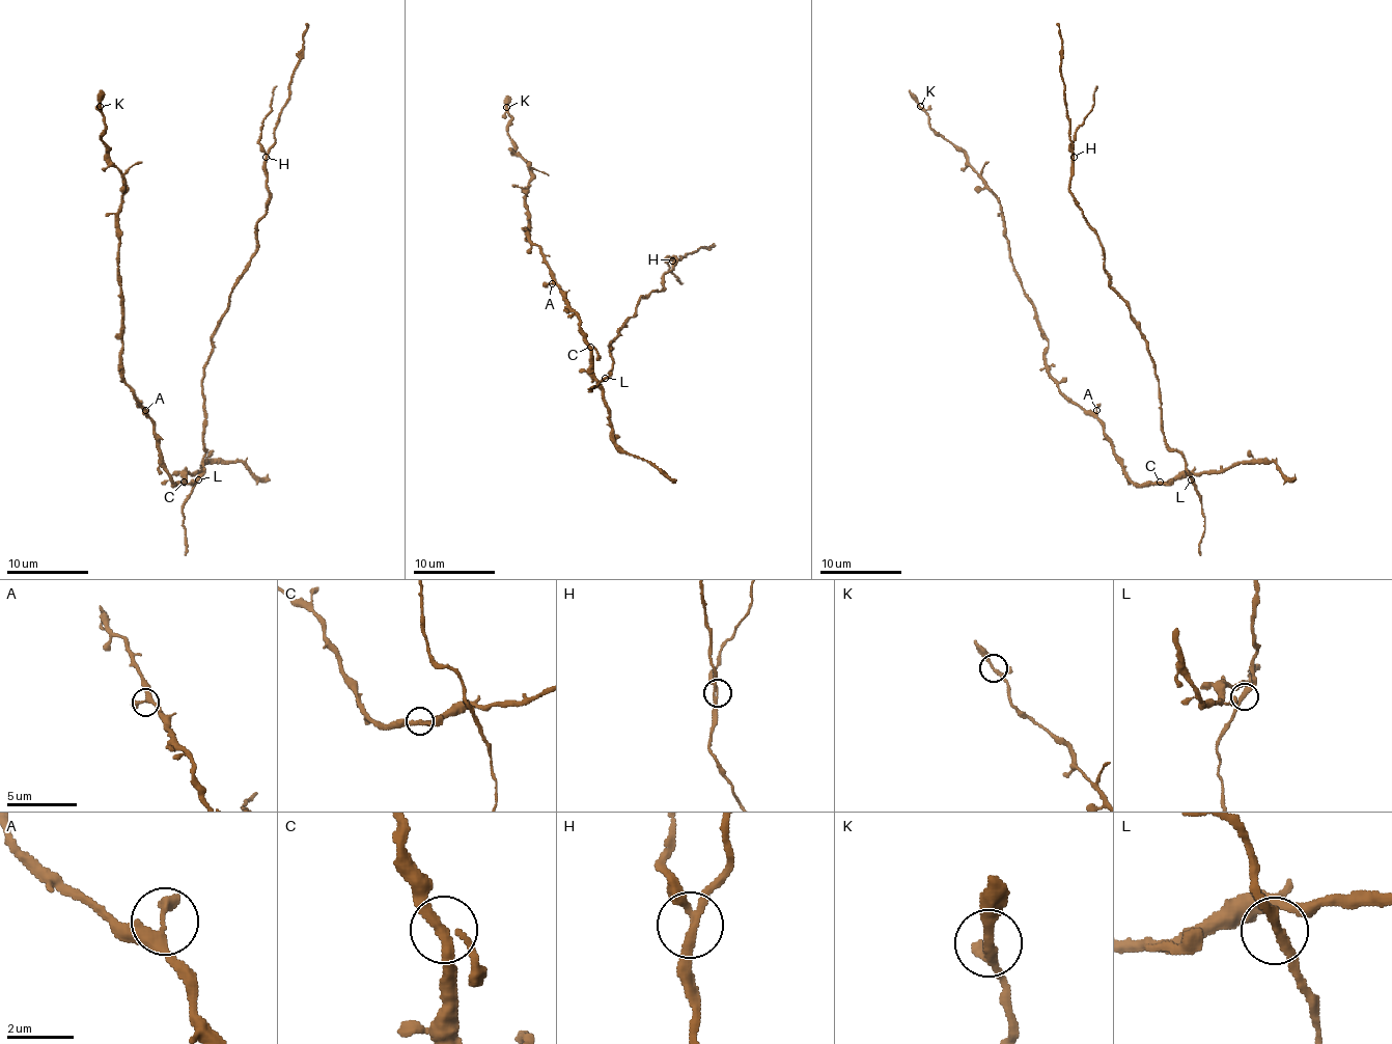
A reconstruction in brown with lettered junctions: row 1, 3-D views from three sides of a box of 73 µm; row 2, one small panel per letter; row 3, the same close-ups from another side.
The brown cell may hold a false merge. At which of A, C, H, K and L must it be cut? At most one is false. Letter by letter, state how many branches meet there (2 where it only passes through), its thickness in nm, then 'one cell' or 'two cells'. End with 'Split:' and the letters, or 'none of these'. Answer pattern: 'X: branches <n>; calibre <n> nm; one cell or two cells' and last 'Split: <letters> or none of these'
A: branches 3; calibre 240 nm; one cell
C: branches 3; calibre 280 nm; one cell
H: branches 3; calibre 200 nm; two cells
K: branches 3; calibre 220 nm; one cell
L: branches 3; calibre 240 nm; one cell
Split: H

